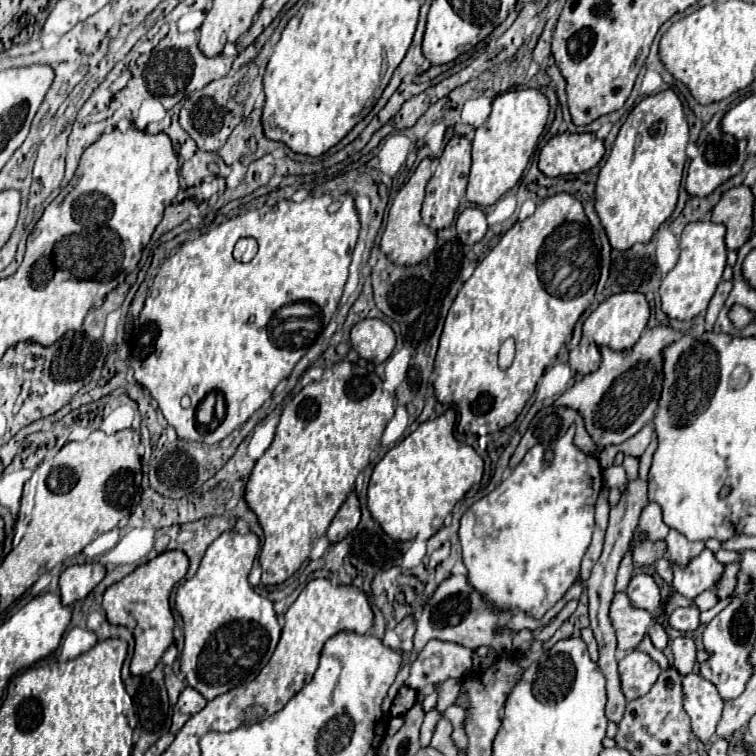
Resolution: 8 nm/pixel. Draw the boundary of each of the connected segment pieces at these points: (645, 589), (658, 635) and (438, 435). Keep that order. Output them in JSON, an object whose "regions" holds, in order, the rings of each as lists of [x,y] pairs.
{"regions":[[[[636,574],[630,580],[626,592],[636,608],[656,612],[656,608],[660,606],[660,588],[656,586],[656,582],[650,574]]],[[[654,622],[654,624],[650,626],[648,634],[650,634],[650,638],[652,638],[652,644],[654,644],[658,650],[664,650],[664,648],[668,646],[668,634],[666,634],[666,630],[664,630],[662,624]]],[[[454,410],[426,420],[376,464],[368,484],[368,508],[372,518],[380,522],[384,532],[394,540],[412,540],[422,532],[428,540],[442,528],[454,504],[462,500],[474,484],[480,483],[484,461],[472,446],[460,444],[454,438],[454,422]]]]}

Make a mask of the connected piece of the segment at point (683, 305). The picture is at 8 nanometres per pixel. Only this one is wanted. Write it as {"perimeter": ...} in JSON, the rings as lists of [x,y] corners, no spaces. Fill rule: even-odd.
{"perimeter":[[[690,222],[680,236],[680,258],[676,266],[660,284],[662,310],[676,320],[692,320],[706,310],[710,298],[716,292],[718,282],[726,266],[726,244],[724,224],[714,222]]]}

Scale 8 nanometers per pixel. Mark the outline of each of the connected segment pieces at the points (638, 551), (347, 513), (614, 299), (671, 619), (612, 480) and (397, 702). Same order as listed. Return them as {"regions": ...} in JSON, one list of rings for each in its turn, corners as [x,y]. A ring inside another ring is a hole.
{"regions":[[[[638,536],[638,544],[634,548],[634,564],[644,566],[644,564],[654,564],[656,558],[666,554],[666,544],[664,540],[660,542],[650,542],[644,536]]],[[[352,490],[348,500],[342,504],[338,514],[334,516],[326,536],[330,538],[330,542],[338,542],[344,536],[348,536],[358,526],[358,522],[360,522],[360,502],[356,496],[356,490]]],[[[620,292],[606,298],[586,320],[584,320],[584,336],[590,336],[598,346],[608,346],[612,350],[626,350],[632,348],[642,330],[646,328],[650,316],[650,306],[640,292]]],[[[678,608],[668,616],[668,624],[680,632],[692,632],[700,624],[700,610],[698,608]]],[[[612,465],[603,470],[602,481],[604,486],[608,486],[608,488],[615,487],[623,492],[625,488],[625,481],[627,482],[627,479],[626,471],[621,465]]],[[[402,686],[392,702],[392,708],[390,708],[390,714],[392,716],[402,716],[404,712],[408,712],[412,708],[412,704],[416,702],[416,690],[408,688],[408,686]]]]}

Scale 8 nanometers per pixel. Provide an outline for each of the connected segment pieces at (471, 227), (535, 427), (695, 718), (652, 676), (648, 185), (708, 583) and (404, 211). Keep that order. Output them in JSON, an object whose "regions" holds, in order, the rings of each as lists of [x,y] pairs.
{"regions":[[[[466,208],[456,220],[456,234],[464,244],[476,244],[486,234],[486,216],[480,208]]],[[[548,406],[548,408],[542,408],[532,418],[532,422],[528,424],[528,430],[524,432],[520,444],[516,446],[516,450],[514,450],[512,458],[510,458],[510,466],[516,468],[520,464],[520,460],[524,458],[524,454],[532,446],[536,446],[536,444],[548,446],[550,442],[554,442],[556,438],[560,438],[572,424],[576,424],[574,444],[580,450],[598,456],[598,448],[592,442],[592,438],[588,436],[588,432],[584,428],[584,418],[580,416],[580,412],[576,412],[572,408],[566,408],[566,406]]],[[[690,672],[688,676],[682,676],[682,694],[684,710],[692,720],[692,732],[700,742],[708,742],[714,736],[724,706],[716,686],[700,674]]],[[[632,650],[620,660],[618,670],[620,670],[622,692],[626,700],[636,700],[650,692],[662,668],[648,654]]],[[[672,90],[646,96],[634,106],[614,140],[608,160],[600,168],[594,192],[596,214],[614,250],[624,252],[638,242],[650,242],[658,226],[672,216],[686,164],[686,144],[688,122]]],[[[706,548],[700,556],[688,562],[688,566],[672,566],[674,568],[674,580],[672,588],[686,596],[686,598],[696,598],[704,590],[712,590],[718,586],[722,574],[724,574],[724,564],[716,560],[716,556]]],[[[424,158],[418,164],[412,178],[400,188],[398,196],[392,202],[392,208],[390,208],[390,214],[388,214],[388,224],[386,224],[386,230],[384,230],[382,240],[380,240],[380,248],[394,264],[418,266],[420,262],[428,260],[428,256],[436,248],[436,234],[432,230],[428,230],[428,226],[420,218],[420,206],[422,206],[422,200],[424,200],[424,188],[426,188],[426,182],[430,180],[430,176],[432,176],[430,158]]]]}

